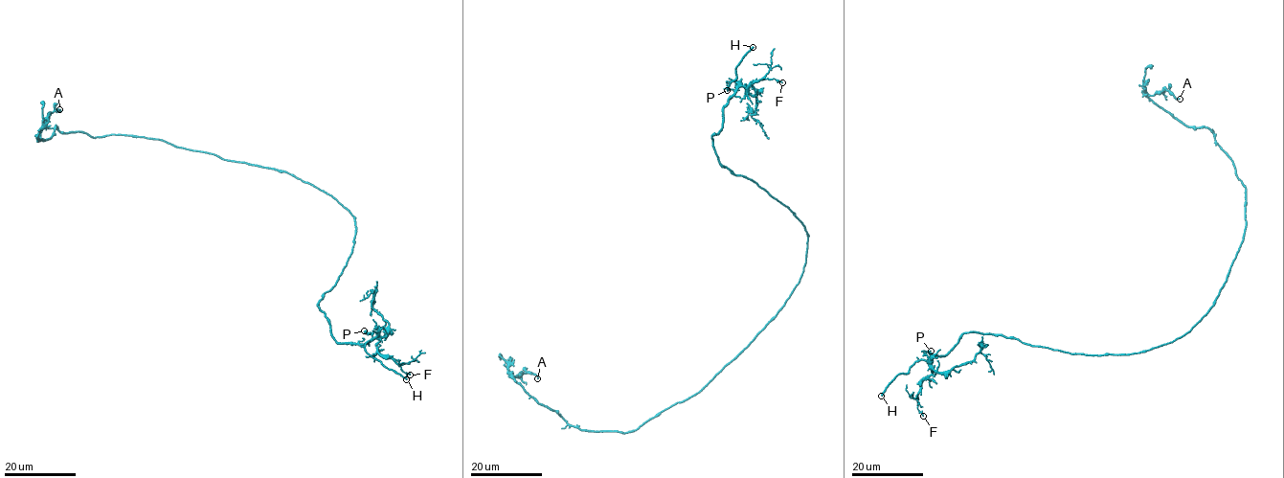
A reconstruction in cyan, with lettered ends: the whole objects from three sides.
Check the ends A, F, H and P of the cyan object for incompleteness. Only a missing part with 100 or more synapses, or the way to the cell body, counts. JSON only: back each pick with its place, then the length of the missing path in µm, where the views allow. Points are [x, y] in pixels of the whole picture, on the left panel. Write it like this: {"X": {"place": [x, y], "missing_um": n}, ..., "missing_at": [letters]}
{"H": {"place": [406, 379], "missing_um": 60}, "missing_at": ["H"]}

